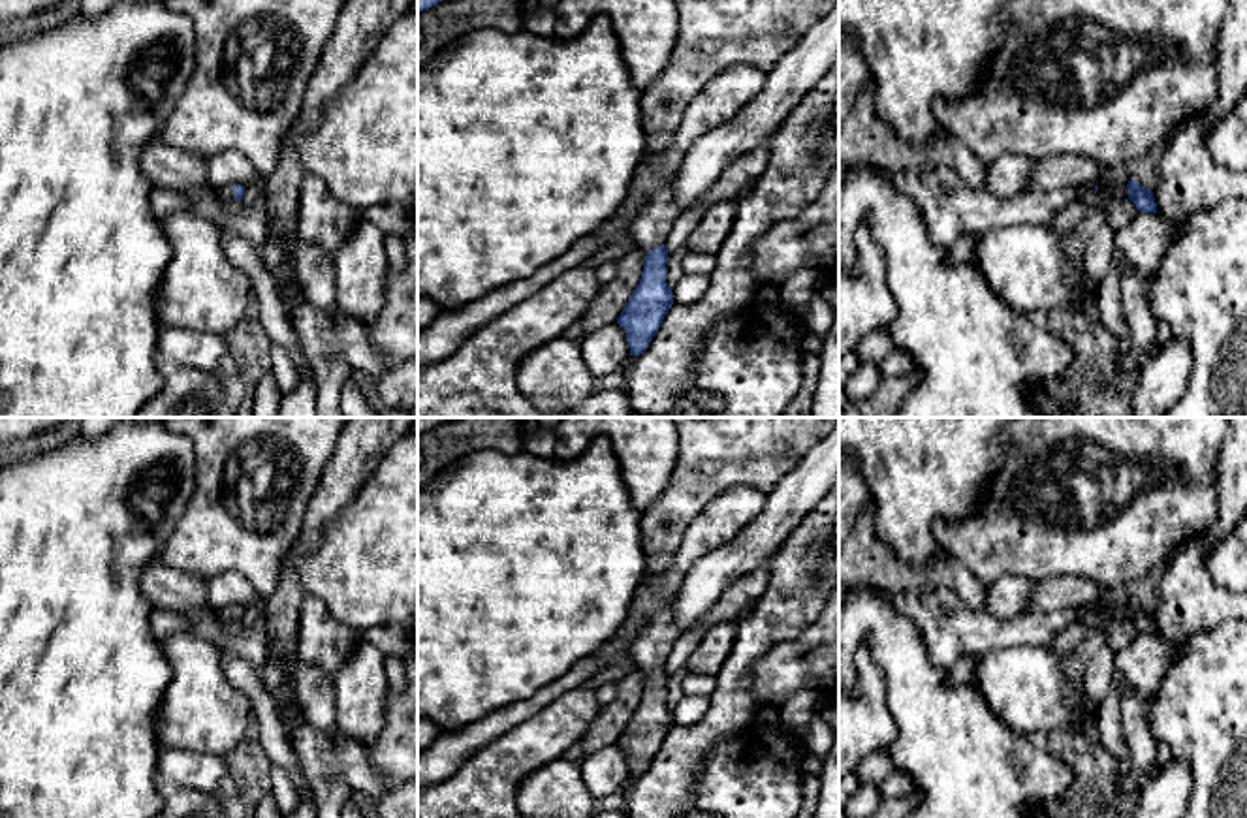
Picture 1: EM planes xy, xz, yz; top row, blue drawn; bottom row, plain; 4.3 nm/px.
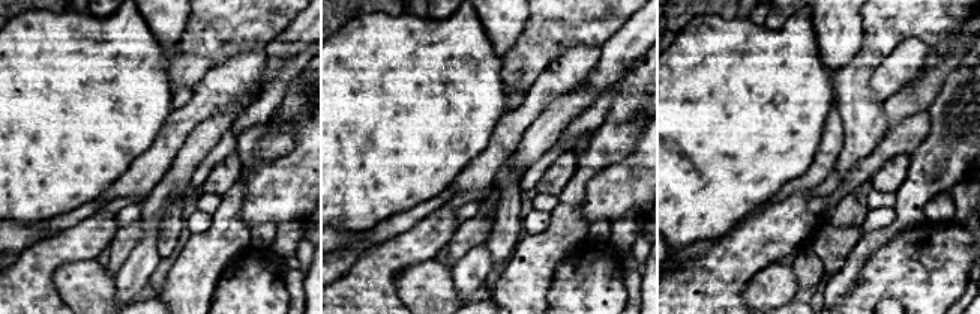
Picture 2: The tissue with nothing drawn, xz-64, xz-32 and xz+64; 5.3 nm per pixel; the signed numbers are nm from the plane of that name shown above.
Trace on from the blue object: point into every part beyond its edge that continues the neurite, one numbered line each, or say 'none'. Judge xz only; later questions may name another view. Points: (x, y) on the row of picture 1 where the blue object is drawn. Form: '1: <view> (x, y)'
1: xz (651, 226)

